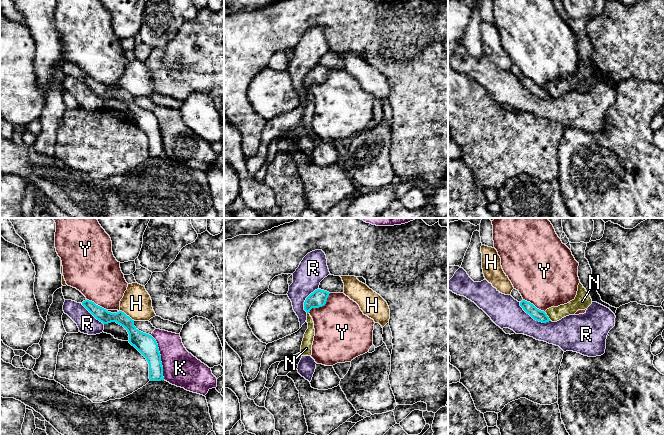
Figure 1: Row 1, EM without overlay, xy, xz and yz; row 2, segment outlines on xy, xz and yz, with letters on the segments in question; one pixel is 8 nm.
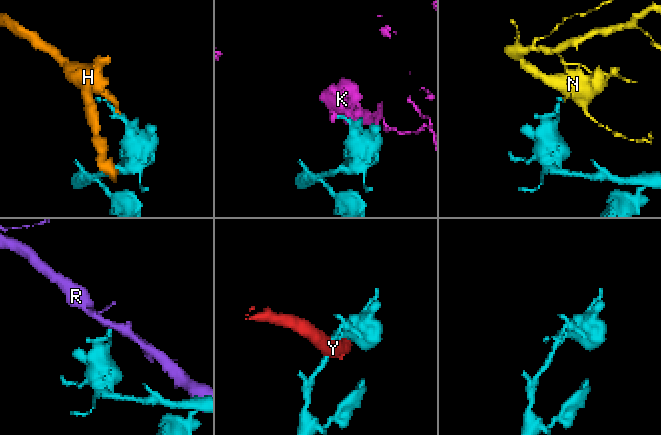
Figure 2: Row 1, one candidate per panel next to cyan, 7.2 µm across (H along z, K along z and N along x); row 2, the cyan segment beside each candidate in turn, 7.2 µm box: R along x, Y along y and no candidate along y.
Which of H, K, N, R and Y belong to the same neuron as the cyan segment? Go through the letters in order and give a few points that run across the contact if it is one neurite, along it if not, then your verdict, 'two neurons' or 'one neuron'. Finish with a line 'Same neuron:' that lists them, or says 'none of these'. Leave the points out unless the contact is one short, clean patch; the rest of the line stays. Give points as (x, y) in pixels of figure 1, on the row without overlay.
H: line xy (120, 86), (134, 96); two neurons
K: two neurons
N: line yz (544, 88), (550, 95); two neurons
R: two neurons
Y: two neurons
Same neuron: none of these

